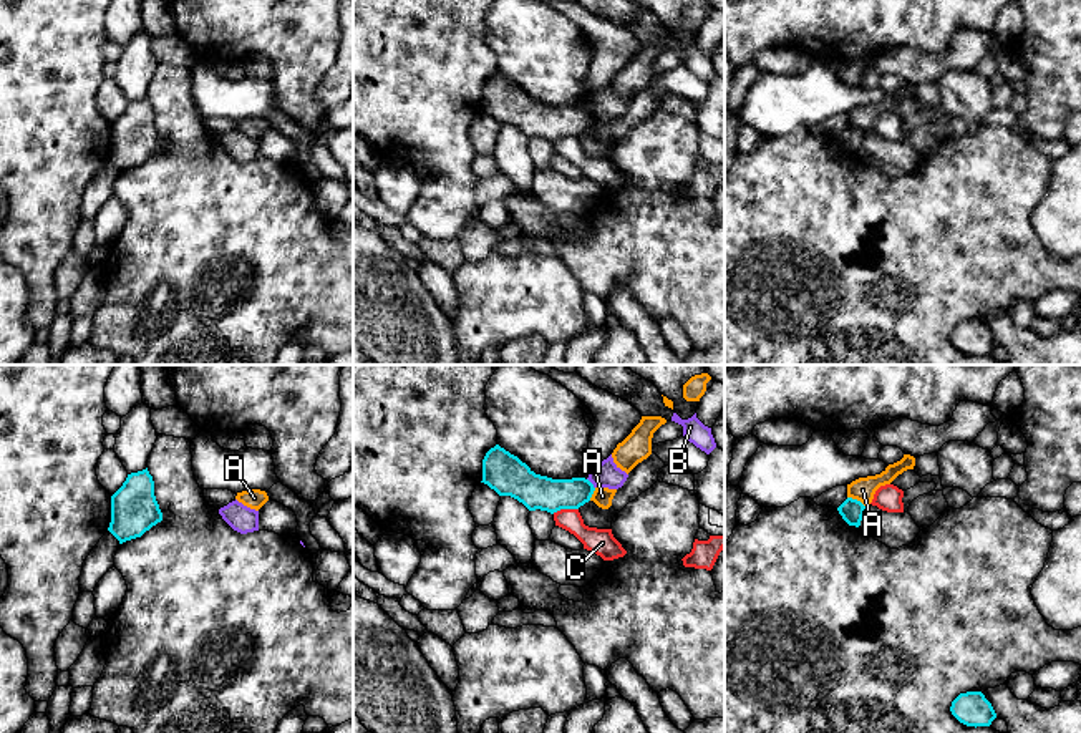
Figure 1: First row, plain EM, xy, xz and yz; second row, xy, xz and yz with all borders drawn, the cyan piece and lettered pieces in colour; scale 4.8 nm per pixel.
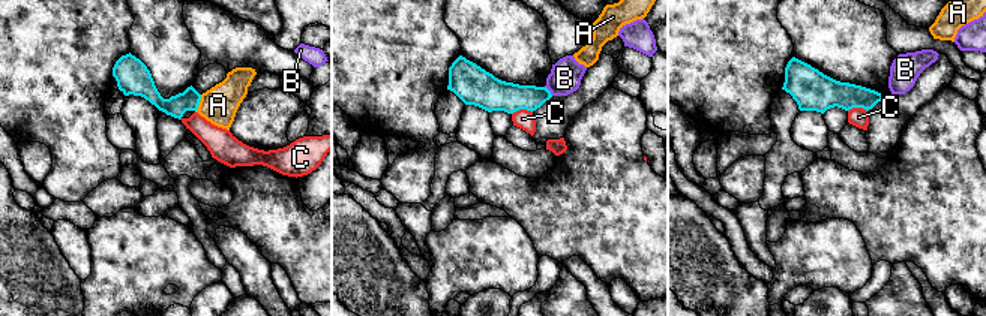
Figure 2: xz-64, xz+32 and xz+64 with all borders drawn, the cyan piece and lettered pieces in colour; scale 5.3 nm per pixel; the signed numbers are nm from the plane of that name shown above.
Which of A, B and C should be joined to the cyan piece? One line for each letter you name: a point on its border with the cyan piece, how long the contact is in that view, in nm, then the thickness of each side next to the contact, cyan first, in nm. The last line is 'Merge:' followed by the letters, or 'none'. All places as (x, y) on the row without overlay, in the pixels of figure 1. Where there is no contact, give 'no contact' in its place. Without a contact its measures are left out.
Merge: none

